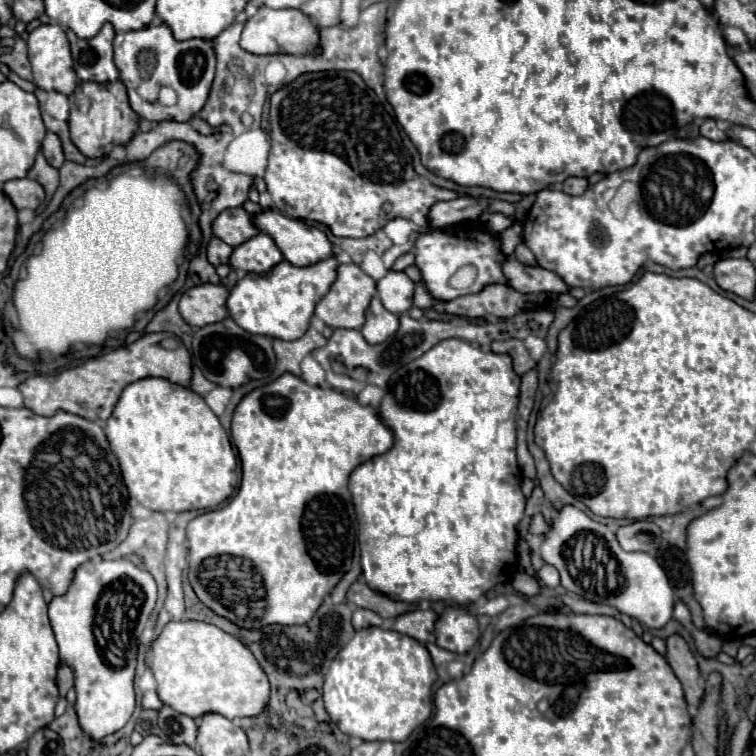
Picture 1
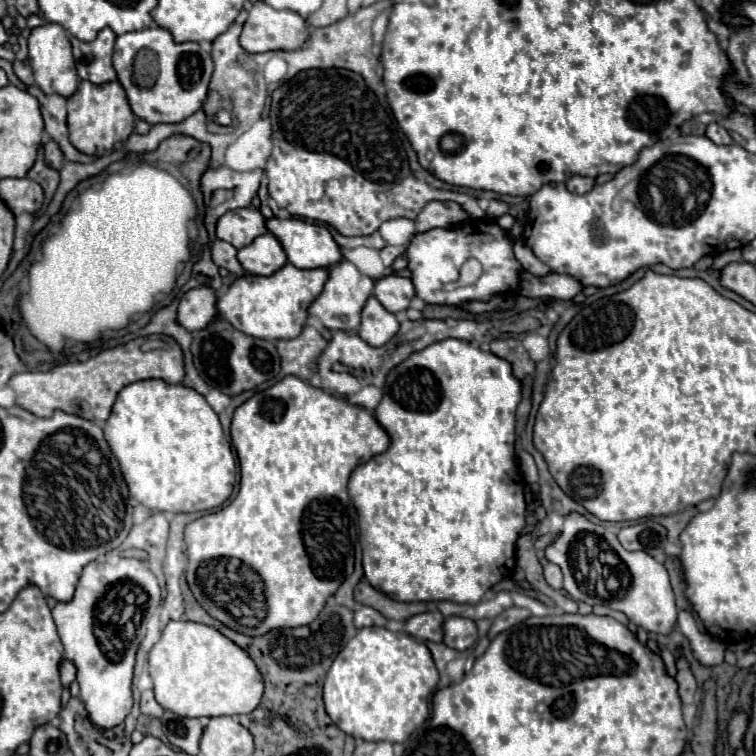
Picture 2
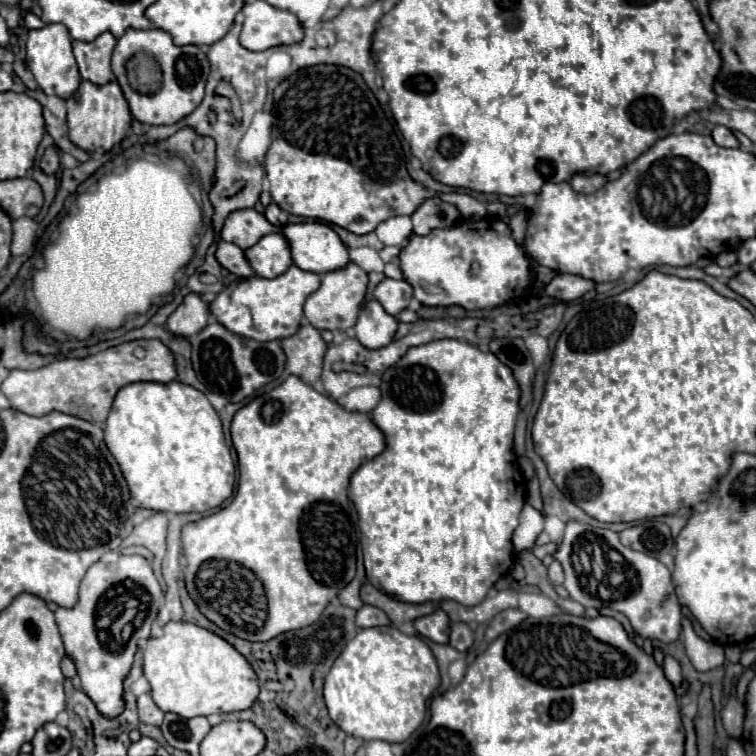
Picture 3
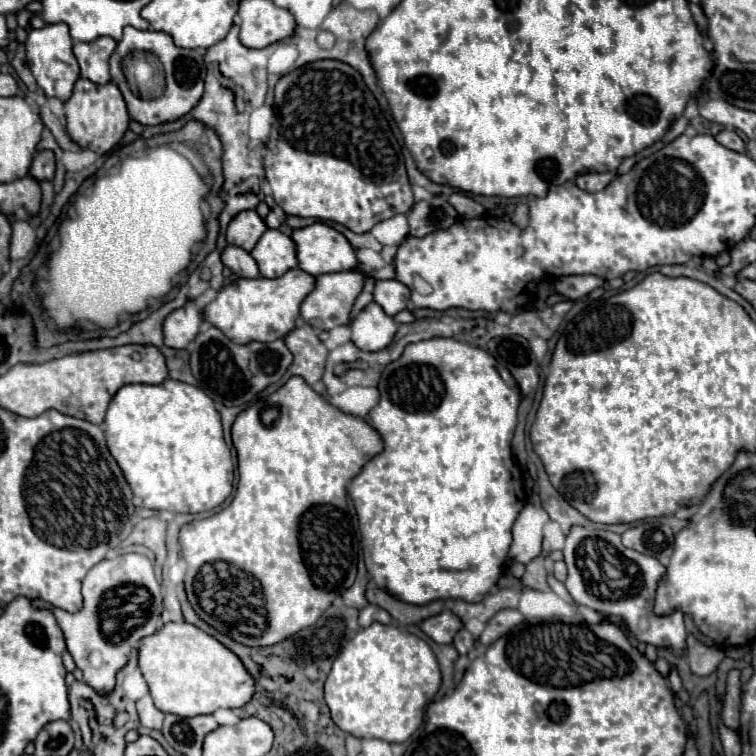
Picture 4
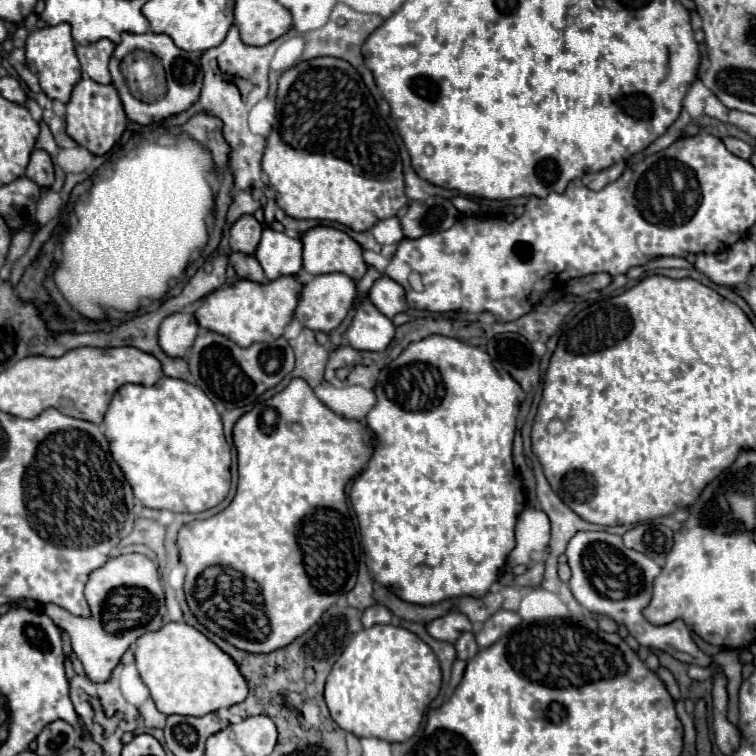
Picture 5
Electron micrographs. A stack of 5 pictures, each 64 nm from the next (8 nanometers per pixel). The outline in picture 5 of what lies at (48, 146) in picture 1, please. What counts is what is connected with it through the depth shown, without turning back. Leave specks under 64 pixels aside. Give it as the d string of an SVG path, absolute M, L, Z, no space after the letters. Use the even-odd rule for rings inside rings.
M34 150L26 168L26 176L34 180L40 188L50 188L54 184L54 166L52 158L44 150Z

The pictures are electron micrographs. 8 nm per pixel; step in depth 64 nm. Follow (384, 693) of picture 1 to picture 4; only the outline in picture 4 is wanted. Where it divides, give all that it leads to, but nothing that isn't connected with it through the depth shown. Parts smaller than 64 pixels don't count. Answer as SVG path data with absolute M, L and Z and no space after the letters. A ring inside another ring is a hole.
M372 624L360 630L334 660L324 684L324 700L336 726L356 738L380 738L386 742L406 742L422 724L424 708L440 688L440 668L430 646L408 632L394 626Z

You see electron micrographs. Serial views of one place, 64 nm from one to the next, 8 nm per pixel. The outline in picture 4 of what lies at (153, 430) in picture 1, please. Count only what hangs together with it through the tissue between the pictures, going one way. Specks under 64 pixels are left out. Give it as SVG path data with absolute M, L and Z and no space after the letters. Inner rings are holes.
M166 378L162 384L126 384L122 386L106 412L106 442L114 460L120 464L136 498L150 510L170 512L206 512L220 506L232 492L234 466L230 448L222 436L220 414L202 388Z

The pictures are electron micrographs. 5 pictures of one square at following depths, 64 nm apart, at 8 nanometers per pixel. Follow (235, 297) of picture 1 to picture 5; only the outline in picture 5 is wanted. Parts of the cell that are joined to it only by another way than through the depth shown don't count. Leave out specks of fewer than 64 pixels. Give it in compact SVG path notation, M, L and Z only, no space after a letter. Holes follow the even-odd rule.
M282 276L280 280L272 280L264 284L256 284L250 280L236 280L230 286L210 292L202 300L200 308L194 312L194 318L198 326L222 334L232 342L240 344L242 348L248 348L254 342L276 340L276 336L282 336L284 326L294 316L296 300L300 294L298 288L300 282L296 276Z

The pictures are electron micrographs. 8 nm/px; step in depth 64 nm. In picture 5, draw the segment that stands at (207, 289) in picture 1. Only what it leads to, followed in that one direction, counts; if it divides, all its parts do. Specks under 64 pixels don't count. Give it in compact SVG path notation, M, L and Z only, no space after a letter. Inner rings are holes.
M178 312L168 316L158 330L158 344L170 358L184 358L188 348L194 344L198 324L192 314Z

